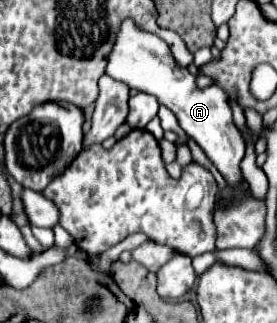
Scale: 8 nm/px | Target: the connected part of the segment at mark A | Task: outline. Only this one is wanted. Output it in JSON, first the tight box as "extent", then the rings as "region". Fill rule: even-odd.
{"extent":[107,19,245,189],"region":[[[125,19],[117,31],[117,39],[113,43],[111,53],[107,55],[107,71],[109,77],[137,89],[141,93],[153,95],[159,105],[165,105],[177,117],[183,131],[205,151],[205,155],[213,161],[219,173],[225,177],[231,189],[243,187],[243,177],[239,171],[239,163],[245,155],[245,145],[231,115],[229,97],[219,85],[209,85],[199,89],[195,83],[195,75],[187,69],[179,67],[173,59],[167,43],[149,31],[139,29],[133,19]]]}

